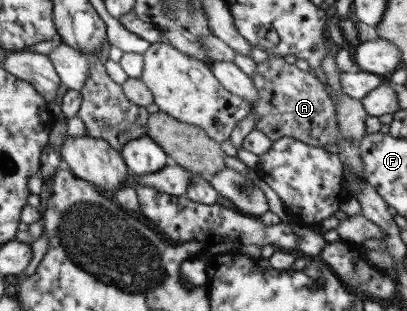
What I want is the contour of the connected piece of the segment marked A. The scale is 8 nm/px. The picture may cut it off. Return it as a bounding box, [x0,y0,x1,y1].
[251,56,337,147]

